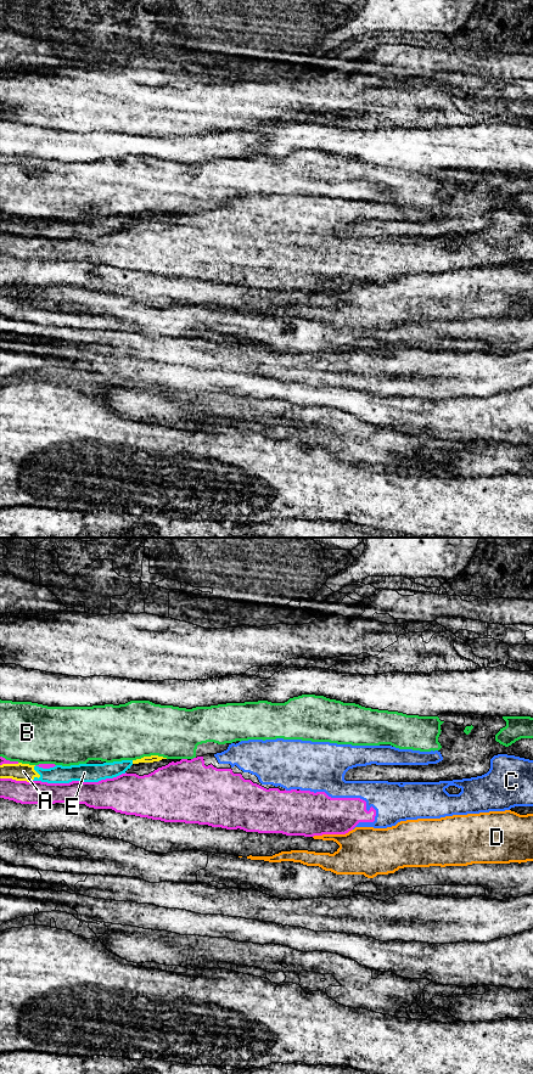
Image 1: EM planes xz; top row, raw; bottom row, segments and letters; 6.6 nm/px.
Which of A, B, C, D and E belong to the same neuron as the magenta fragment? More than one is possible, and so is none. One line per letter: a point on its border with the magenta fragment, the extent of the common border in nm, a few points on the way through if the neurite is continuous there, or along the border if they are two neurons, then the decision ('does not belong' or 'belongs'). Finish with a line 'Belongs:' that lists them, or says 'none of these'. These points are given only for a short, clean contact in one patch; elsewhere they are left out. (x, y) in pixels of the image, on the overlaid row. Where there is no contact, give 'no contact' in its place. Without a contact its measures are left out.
A: contact xz (15, 780); length 220 nm; does not belong
B: contact xz (184, 759); length 40 nm; does not belong
C: contact xz (346, 798); length 550 nm; belongs
D: contact xz (332, 833); length 280 nm; does not belong
E: contact xz (79, 781); length 600 nm; does not belong
Belongs: C

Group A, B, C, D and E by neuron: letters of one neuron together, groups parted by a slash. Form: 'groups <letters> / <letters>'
groups A E / B / C / D

